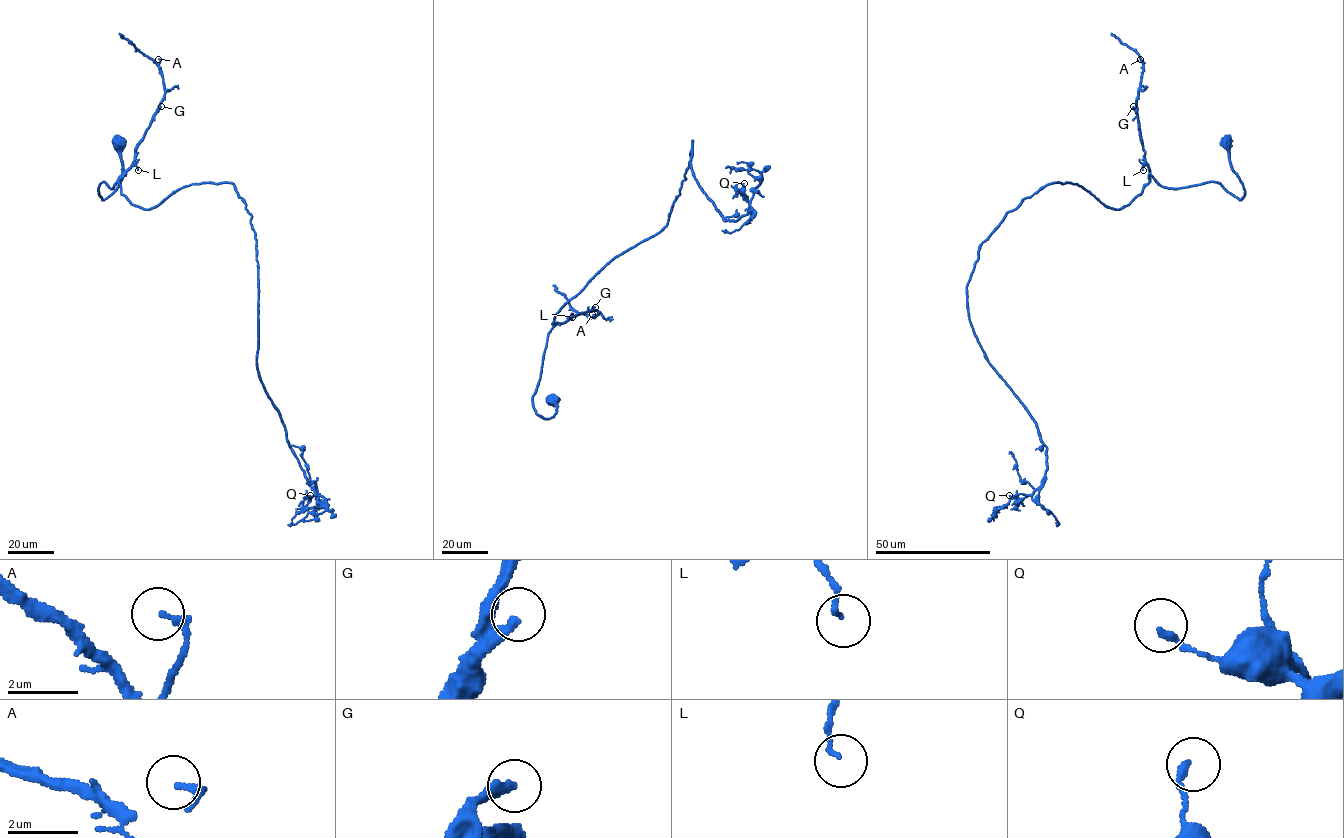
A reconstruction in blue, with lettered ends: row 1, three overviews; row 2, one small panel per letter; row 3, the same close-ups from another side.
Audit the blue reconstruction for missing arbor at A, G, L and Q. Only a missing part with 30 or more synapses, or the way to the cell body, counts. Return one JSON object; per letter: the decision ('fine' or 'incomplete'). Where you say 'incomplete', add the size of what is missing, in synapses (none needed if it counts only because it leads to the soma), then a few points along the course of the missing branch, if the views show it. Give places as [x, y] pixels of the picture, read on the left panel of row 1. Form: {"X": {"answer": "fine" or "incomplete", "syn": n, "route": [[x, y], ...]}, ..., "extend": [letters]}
{"A": {"answer": "fine"}, "G": {"answer": "incomplete", "syn": 160, "route": [[161, 106], [175, 98], [187, 77], [203, 73], [225, 121], [240, 132]]}, "L": {"answer": "fine"}, "Q": {"answer": "fine"}, "extend": ["G"]}

